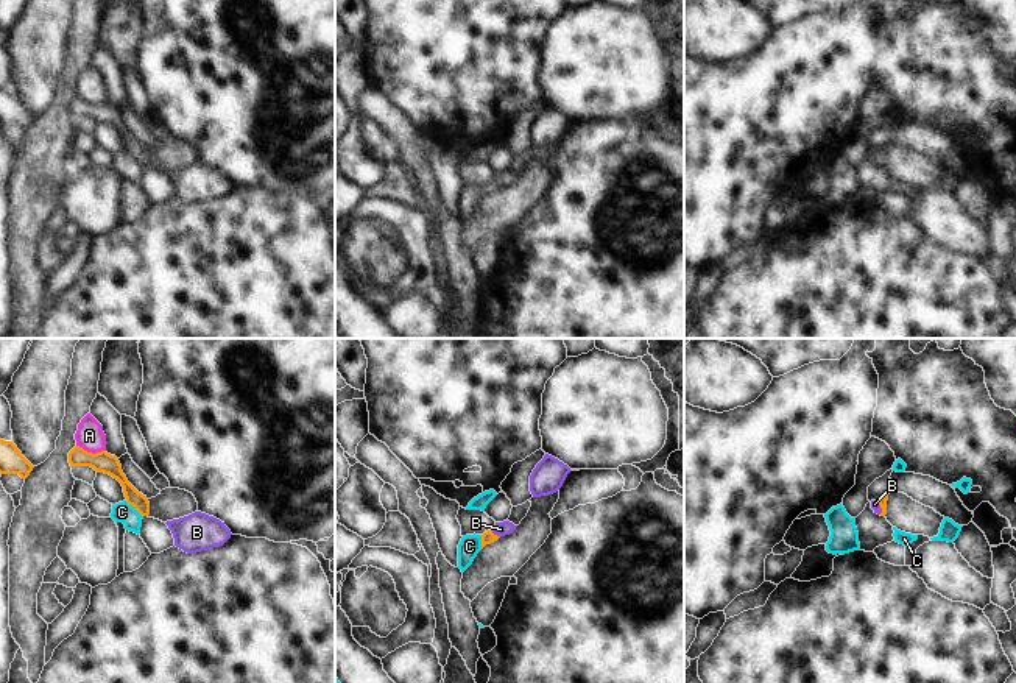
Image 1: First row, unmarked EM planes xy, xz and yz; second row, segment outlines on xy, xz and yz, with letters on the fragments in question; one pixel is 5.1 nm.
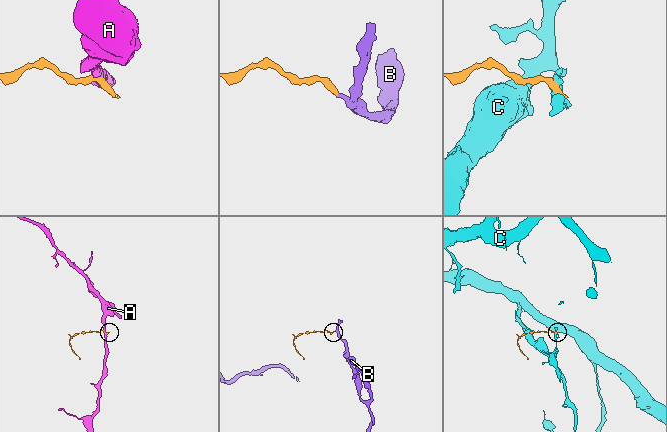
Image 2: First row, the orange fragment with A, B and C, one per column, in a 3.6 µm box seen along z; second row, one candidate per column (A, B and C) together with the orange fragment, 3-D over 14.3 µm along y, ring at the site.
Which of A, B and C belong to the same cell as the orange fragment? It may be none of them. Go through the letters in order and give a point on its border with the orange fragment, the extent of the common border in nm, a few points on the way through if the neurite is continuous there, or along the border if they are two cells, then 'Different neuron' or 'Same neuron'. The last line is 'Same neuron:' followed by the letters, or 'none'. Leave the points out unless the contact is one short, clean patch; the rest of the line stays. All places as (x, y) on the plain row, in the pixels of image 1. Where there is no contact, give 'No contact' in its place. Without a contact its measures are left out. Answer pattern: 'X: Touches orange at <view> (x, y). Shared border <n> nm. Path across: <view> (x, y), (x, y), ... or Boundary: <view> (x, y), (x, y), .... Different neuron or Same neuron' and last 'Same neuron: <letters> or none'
A: Touches orange at xy (91, 103). Shared border 160 nm. Boundary: xy (77, 95), (92, 103), (105, 102). Different neuron
B: Touches orange at xz (496, 186). Shared border 60 nm. Path across: xz (488, 187), (496, 186), (500, 180). Same neuron
C: Touches orange at xy (134, 158). Shared border 130 nm. Boundary: xy (125, 152), (142, 167). Different neuron
Same neuron: B.

